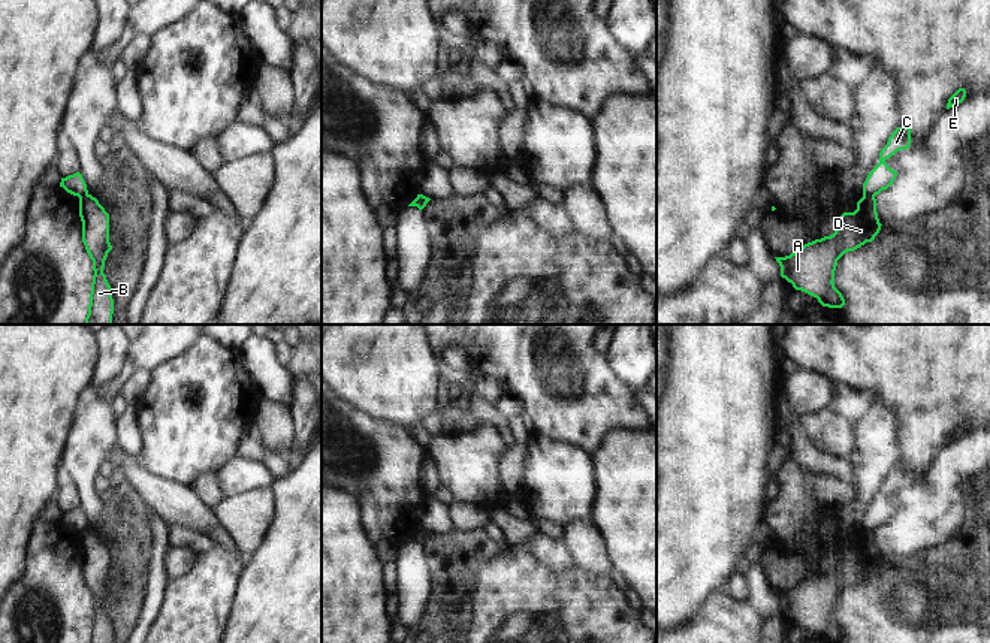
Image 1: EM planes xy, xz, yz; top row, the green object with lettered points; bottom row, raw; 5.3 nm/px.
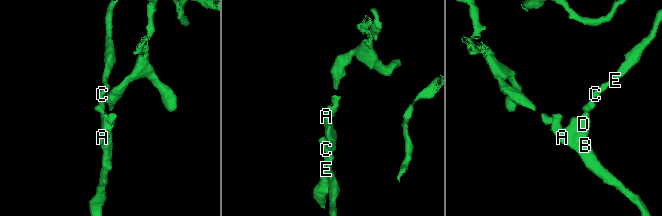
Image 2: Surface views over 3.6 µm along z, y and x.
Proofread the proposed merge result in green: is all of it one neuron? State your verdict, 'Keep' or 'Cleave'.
Cleave

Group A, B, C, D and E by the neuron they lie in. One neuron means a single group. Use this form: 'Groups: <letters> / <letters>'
Groups: A B D / C E

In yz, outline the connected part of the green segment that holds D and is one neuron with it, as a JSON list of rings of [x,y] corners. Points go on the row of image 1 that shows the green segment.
[[[863,196],[854,212],[843,212],[836,220],[836,230],[830,236],[805,244],[785,257],[775,257],[781,266],[781,277],[814,298],[823,307],[842,308],[845,299],[834,287],[837,260],[872,242],[881,230],[875,196]]]

